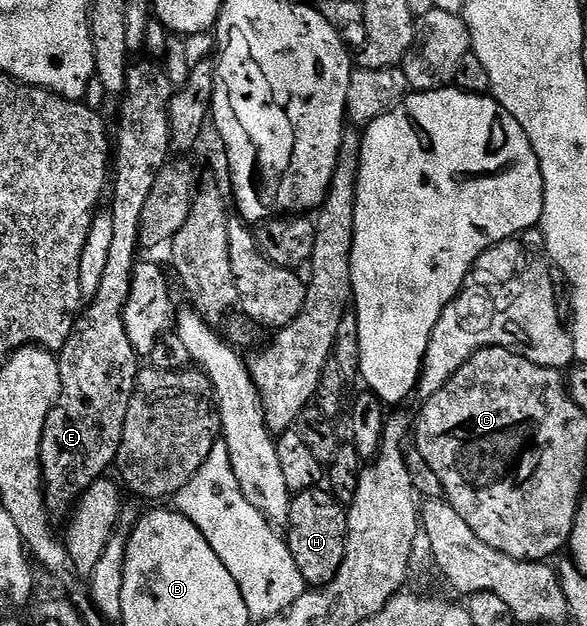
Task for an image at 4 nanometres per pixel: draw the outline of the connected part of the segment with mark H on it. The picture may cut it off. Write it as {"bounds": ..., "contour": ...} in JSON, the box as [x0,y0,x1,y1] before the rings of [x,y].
{"bounds":[285,489,347,589],"contour":[[[326,489],[298,492],[291,500],[291,512],[286,521],[285,538],[287,548],[293,553],[293,561],[297,561],[297,569],[301,569],[304,584],[311,589],[322,589],[333,581],[333,577],[337,577],[343,564],[347,548],[347,512]]]}

